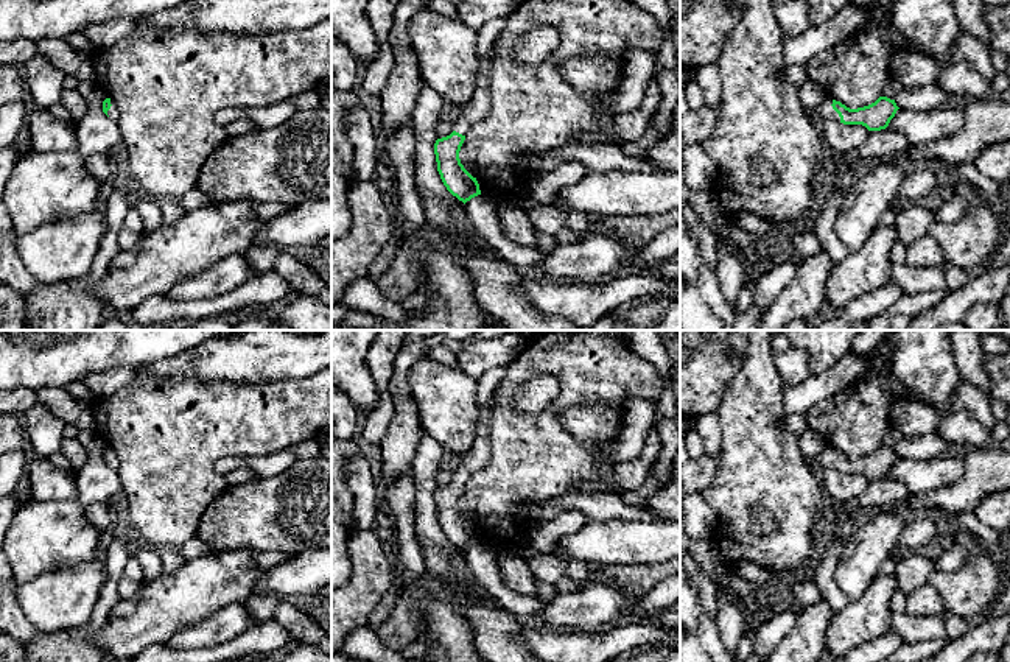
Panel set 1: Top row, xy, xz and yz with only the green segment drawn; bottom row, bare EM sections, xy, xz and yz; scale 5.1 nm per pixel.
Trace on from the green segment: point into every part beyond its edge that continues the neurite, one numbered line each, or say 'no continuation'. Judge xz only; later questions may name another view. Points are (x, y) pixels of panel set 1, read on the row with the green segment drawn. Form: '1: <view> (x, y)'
1: xz (475, 111)
2: xz (484, 215)

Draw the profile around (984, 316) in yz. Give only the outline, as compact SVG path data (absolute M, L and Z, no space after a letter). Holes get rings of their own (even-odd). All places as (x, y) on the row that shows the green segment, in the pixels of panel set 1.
M994 302L974 305L963 319L970 330L994 330L1001 321L1002 310Z

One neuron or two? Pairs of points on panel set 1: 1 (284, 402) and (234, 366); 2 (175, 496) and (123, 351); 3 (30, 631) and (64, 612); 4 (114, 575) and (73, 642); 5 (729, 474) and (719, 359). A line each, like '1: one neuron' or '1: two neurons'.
1: two neurons
2: two neurons
3: two neurons
4: one neuron
5: two neurons

